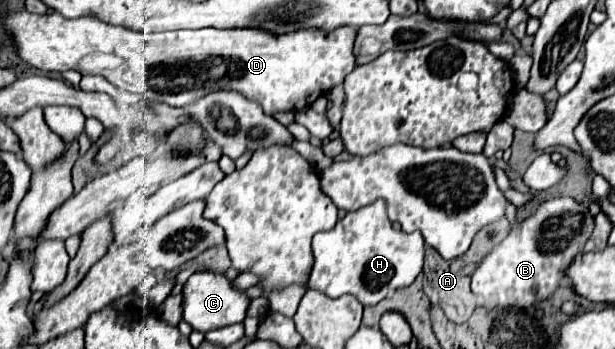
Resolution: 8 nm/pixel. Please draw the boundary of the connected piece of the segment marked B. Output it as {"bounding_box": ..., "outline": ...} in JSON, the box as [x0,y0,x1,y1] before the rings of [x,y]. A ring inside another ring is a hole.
{"bounding_box":[472,198,594,310],"outline":[[[552,198],[522,220],[518,230],[512,230],[476,268],[472,274],[472,292],[482,300],[482,306],[494,310],[498,306],[528,308],[550,298],[578,250],[594,230],[594,216],[586,202],[574,198]]]}

